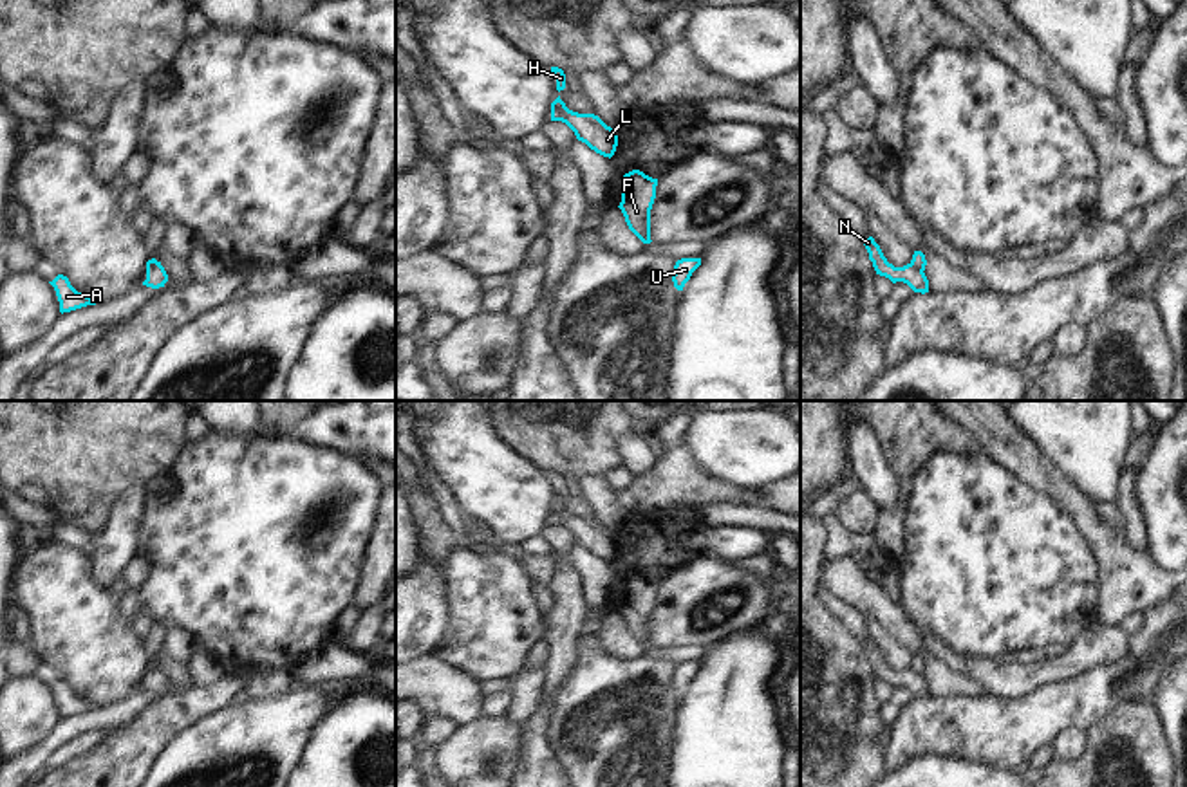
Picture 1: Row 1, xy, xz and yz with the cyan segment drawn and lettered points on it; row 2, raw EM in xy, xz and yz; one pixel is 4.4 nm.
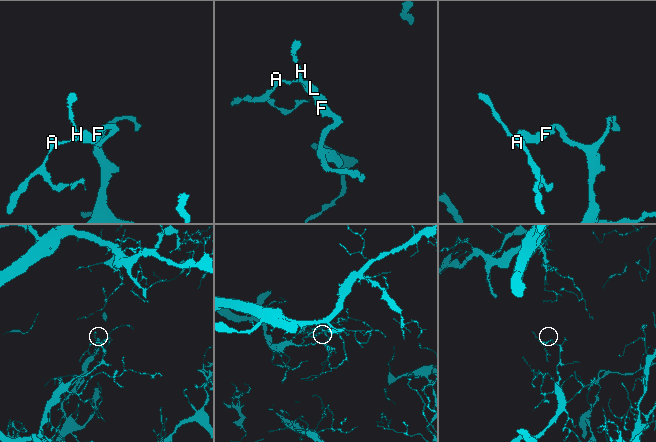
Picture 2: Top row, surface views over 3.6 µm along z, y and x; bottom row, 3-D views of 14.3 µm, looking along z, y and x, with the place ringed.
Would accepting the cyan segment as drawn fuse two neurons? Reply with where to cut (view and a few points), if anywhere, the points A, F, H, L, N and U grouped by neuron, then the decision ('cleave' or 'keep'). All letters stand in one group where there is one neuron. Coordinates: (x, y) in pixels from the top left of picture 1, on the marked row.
cut yz (909, 264), (922, 271); groups A L / F H N U; cleave

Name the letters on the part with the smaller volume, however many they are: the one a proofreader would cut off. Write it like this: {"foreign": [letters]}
{"foreign": ["A", "L"]}

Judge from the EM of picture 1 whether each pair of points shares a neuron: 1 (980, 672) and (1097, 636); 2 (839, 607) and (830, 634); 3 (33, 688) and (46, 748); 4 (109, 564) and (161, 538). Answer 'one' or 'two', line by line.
1: one
2: two
3: two
4: two

